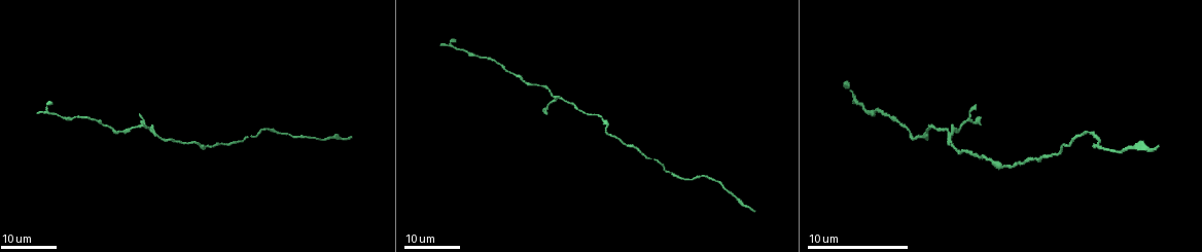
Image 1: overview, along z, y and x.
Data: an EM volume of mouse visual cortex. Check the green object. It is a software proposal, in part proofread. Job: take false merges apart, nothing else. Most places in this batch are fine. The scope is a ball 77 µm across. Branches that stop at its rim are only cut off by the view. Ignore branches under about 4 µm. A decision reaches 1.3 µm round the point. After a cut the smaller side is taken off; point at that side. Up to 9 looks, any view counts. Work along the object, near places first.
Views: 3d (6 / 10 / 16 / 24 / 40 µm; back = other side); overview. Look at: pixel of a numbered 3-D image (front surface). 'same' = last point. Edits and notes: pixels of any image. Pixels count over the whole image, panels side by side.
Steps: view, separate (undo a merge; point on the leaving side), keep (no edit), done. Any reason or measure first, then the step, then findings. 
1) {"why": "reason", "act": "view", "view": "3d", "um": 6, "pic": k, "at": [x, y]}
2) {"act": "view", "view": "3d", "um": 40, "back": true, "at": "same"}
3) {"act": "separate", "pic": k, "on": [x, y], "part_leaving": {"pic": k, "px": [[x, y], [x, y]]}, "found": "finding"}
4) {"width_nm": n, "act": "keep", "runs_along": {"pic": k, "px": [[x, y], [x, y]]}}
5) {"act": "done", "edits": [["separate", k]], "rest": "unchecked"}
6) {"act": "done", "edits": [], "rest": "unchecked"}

{"why": "sudden change in width", "act": "view", "view": "3d", "um": 16, "pic": 1, "at": [638, 147]}

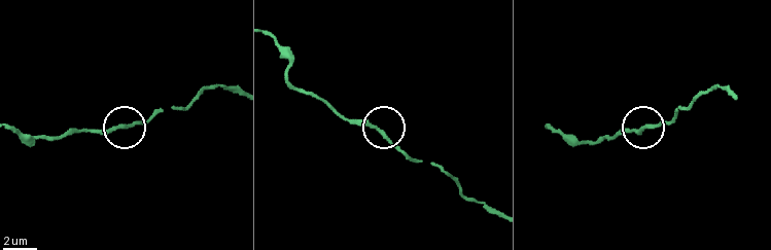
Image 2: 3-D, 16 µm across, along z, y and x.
{"act": "view", "view": "3d", "um": 6, "pic": 2, "at": [650, 125]}

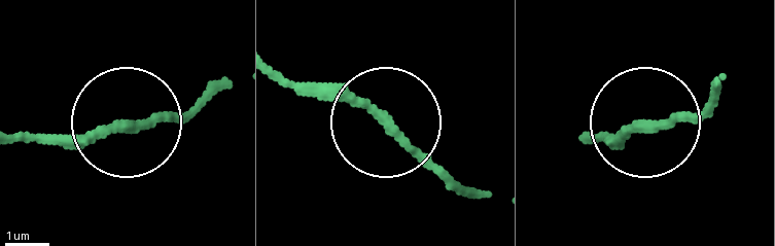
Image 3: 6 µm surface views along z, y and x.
{"width_nm": 200, "act": "keep", "runs_along": {"pic": 3, "px": [[19, 140], [96, 140], [203, 100]]}, "found": "all the same neuron"}

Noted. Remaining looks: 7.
{"why": "a narrow waist", "act": "view", "view": "3d", "um": 24, "pic": 1, "at": [526, 81]}

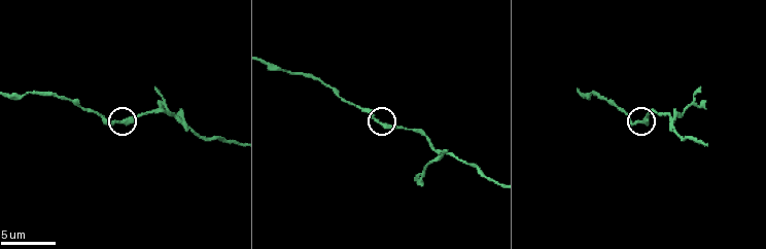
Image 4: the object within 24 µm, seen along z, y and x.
{"act": "view", "view": "3d", "um": 6, "pic": 4, "at": [119, 120]}

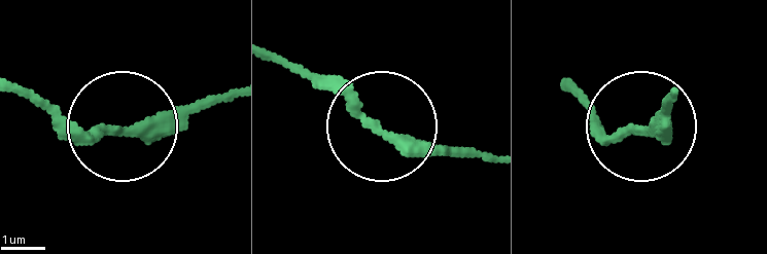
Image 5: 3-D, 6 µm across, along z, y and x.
{"act": "keep", "runs_along": {"pic": 5, "px": [[228, 98], [117, 131], [62, 128], [32, 102]]}, "found": "continuous, no second neuron"}

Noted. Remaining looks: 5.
{"act": "view", "view": "3d", "um": 24, "pic": 1, "at": [988, 157]}

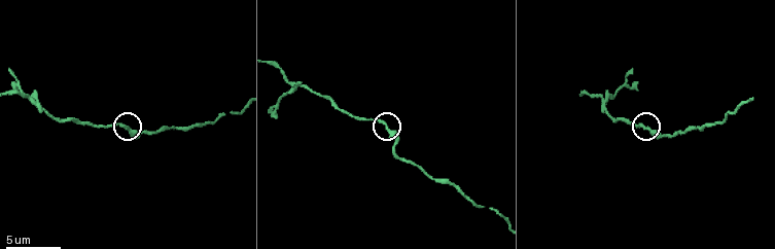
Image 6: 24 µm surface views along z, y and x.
{"act": "view", "view": "3d", "um": 10, "pic": 6, "at": [648, 126]}

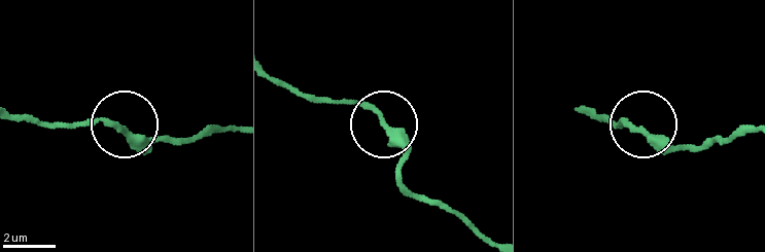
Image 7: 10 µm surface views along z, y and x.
{"act": "keep", "runs_along": {"pic": 7, "px": [[639, 128], [690, 148]]}, "found": "one neuron here"}

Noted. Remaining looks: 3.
{"why": "calibre changes", "act": "view", "view": "3d", "um": 6, "pic": 4, "at": [589, 95]}

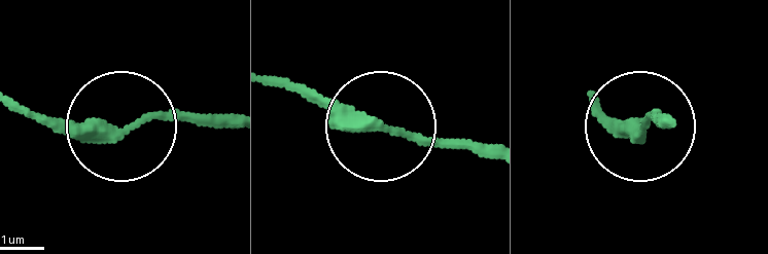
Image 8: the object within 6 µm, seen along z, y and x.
{"act": "view", "view": "3d", "um": 6, "back": true, "pic": 8, "at": [645, 127]}

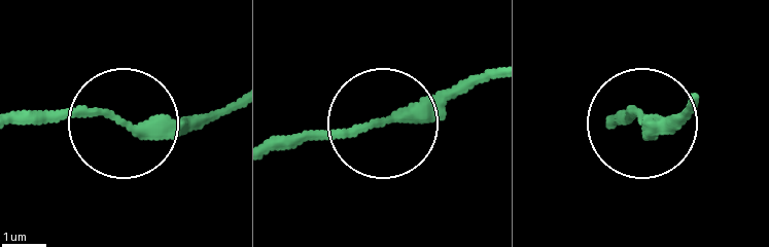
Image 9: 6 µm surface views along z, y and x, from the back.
{"width_nm": 230, "act": "keep", "runs_along": {"pic": 9, "px": [[613, 119], [631, 108], [642, 119], [684, 119]]}, "found": "one neuron here"}

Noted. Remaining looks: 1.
{"act": "done", "edits": [], "rest": "unchecked"}

